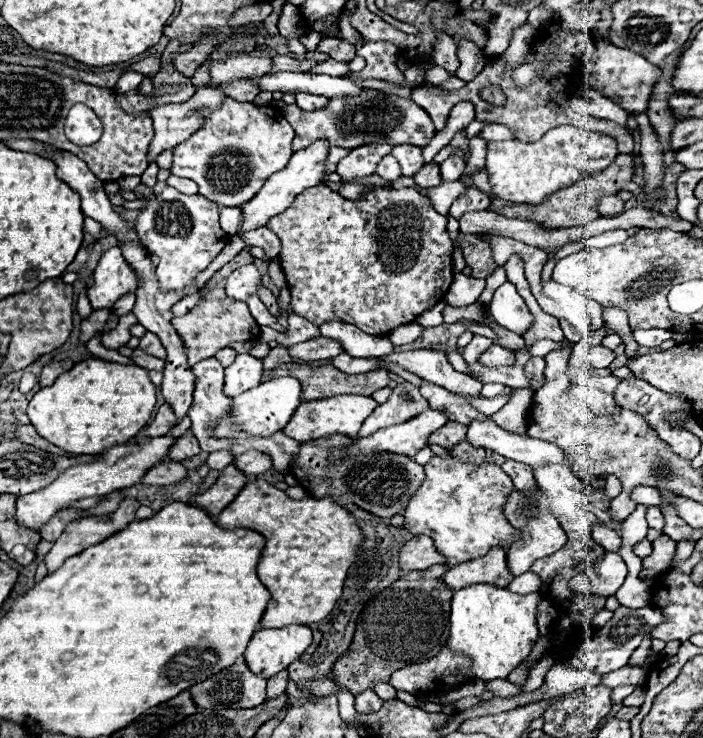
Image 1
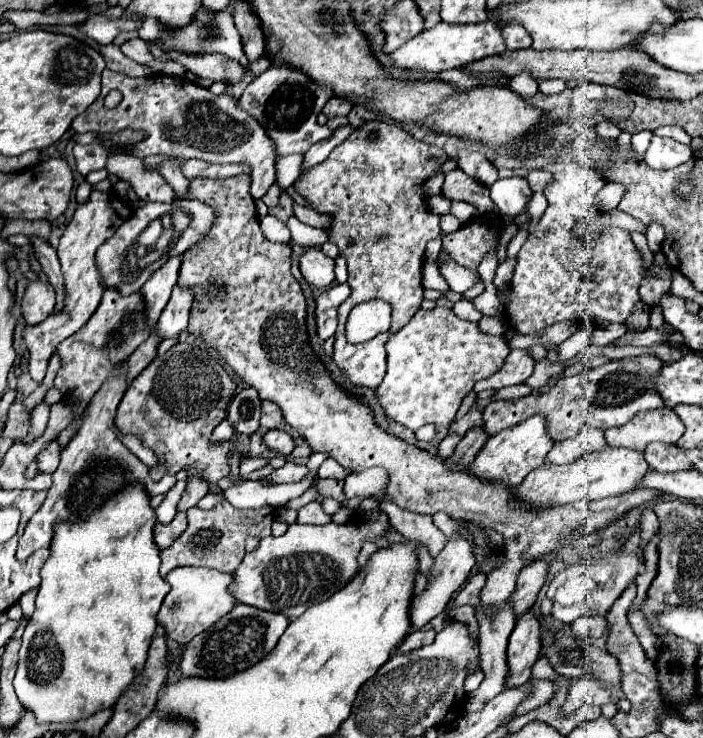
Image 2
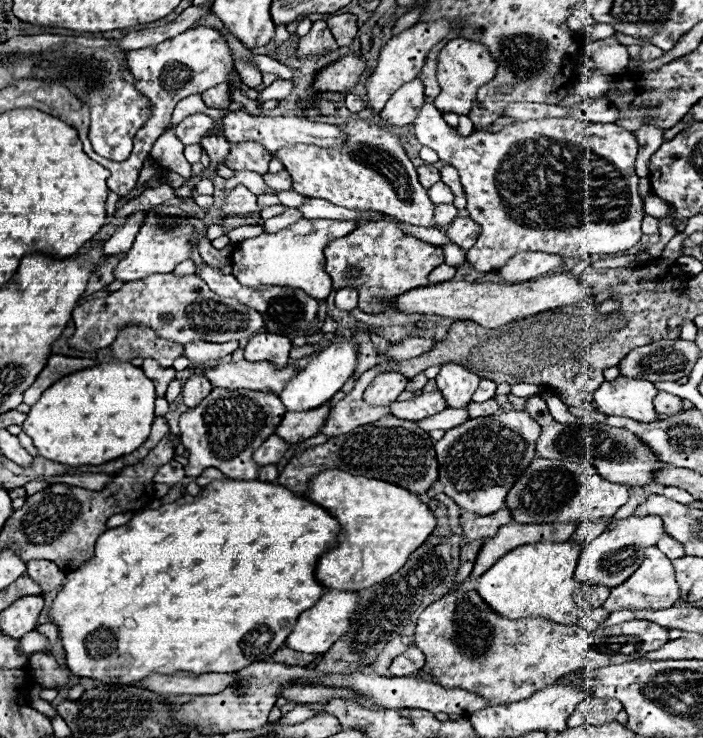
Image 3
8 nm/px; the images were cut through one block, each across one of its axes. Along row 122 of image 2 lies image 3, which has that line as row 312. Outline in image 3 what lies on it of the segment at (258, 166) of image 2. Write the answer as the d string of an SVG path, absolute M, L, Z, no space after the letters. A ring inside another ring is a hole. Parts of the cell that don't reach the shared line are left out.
M154 274L138 282L126 282L120 290L106 298L80 304L72 312L76 332L68 338L68 346L84 352L96 352L114 342L114 330L128 322L144 322L164 340L186 344L192 340L204 342L232 342L252 338L264 328L262 314L254 308L246 308L234 298L224 298L206 288L206 282L198 276L172 276Z

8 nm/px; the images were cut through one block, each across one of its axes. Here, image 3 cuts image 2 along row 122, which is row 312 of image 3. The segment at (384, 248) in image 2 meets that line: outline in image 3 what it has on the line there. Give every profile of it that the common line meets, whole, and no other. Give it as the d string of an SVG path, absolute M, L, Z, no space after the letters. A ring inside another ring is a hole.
M370 220L360 224L354 232L344 238L328 242L324 248L326 254L326 272L332 276L332 288L356 288L358 290L358 308L366 314L386 314L392 308L392 302L414 288L428 286L428 274L444 262L442 248L434 248L410 234L406 234L392 220ZM348 266L358 266L360 276L354 280L344 278Z

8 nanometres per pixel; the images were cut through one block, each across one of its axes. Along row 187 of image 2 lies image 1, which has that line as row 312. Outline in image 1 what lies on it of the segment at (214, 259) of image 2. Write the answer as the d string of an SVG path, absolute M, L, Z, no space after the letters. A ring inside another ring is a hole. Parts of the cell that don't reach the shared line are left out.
M246 246L238 256L234 256L234 260L226 266L222 266L210 282L206 282L206 294L204 298L184 316L178 316L178 318L172 318L172 326L176 328L186 352L188 352L188 364L194 366L198 360L204 360L204 358L210 358L214 356L218 350L226 348L228 344L232 342L246 342L246 340L256 340L260 336L260 328L258 324L254 322L254 318L250 316L246 304L242 302L236 302L236 300L230 300L226 298L224 294L224 278L230 276L232 270L240 268L242 264L248 264L252 262L254 258L250 256L250 247Z

